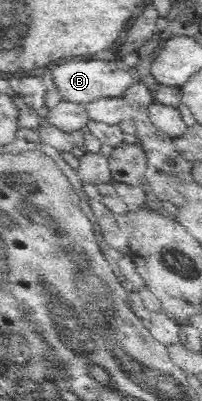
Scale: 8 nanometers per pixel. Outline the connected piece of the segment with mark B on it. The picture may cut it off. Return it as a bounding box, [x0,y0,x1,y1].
[50,59,133,104]

